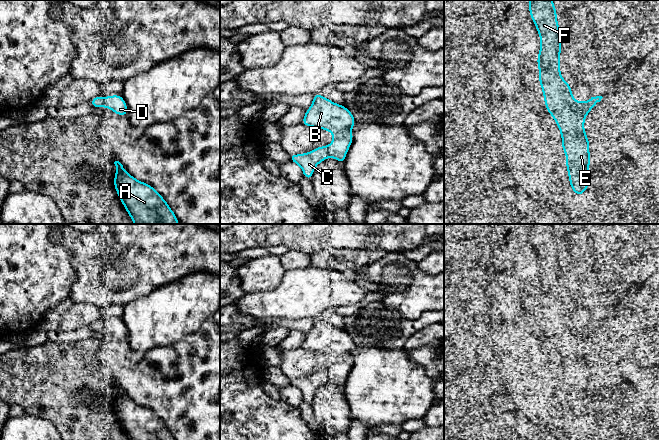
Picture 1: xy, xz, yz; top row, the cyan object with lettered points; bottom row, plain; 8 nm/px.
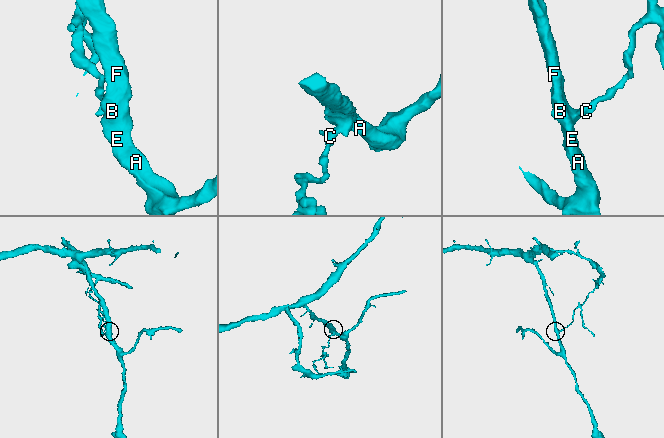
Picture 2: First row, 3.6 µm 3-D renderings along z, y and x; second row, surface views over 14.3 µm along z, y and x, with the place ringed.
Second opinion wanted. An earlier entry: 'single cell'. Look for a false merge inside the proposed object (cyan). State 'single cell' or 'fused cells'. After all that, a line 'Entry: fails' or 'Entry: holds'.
fused cells
Entry: fails

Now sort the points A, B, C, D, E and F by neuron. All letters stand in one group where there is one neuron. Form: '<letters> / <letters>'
A B D E F / C

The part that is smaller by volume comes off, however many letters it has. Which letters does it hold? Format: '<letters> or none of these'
C

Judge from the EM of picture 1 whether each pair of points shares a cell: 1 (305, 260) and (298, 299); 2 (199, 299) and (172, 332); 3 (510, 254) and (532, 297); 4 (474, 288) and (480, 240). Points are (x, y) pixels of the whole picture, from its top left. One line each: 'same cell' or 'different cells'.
1: different cells
2: same cell
3: same cell
4: same cell

